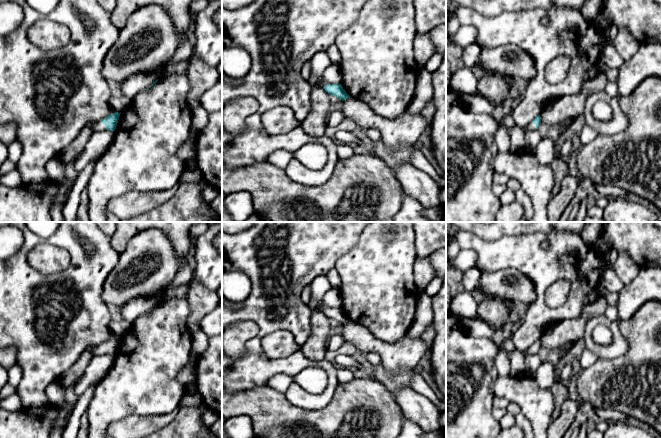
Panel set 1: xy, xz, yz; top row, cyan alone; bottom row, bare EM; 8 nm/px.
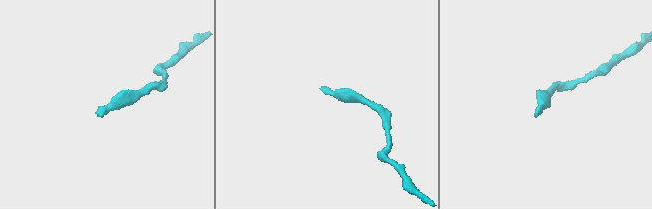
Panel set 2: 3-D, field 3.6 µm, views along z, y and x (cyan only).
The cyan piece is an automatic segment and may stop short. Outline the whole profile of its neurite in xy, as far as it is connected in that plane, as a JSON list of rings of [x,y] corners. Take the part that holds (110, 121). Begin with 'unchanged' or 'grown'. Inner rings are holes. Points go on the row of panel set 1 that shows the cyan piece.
grown | [[[115,112],[114,114],[108,115],[101,121],[94,122],[91,128],[94,132],[100,132],[104,130],[115,131],[119,117],[121,113]]]

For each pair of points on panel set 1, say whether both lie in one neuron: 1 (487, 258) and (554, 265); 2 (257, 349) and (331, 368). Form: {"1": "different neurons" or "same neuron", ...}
{"1": "same neuron", "2": "same neuron"}

